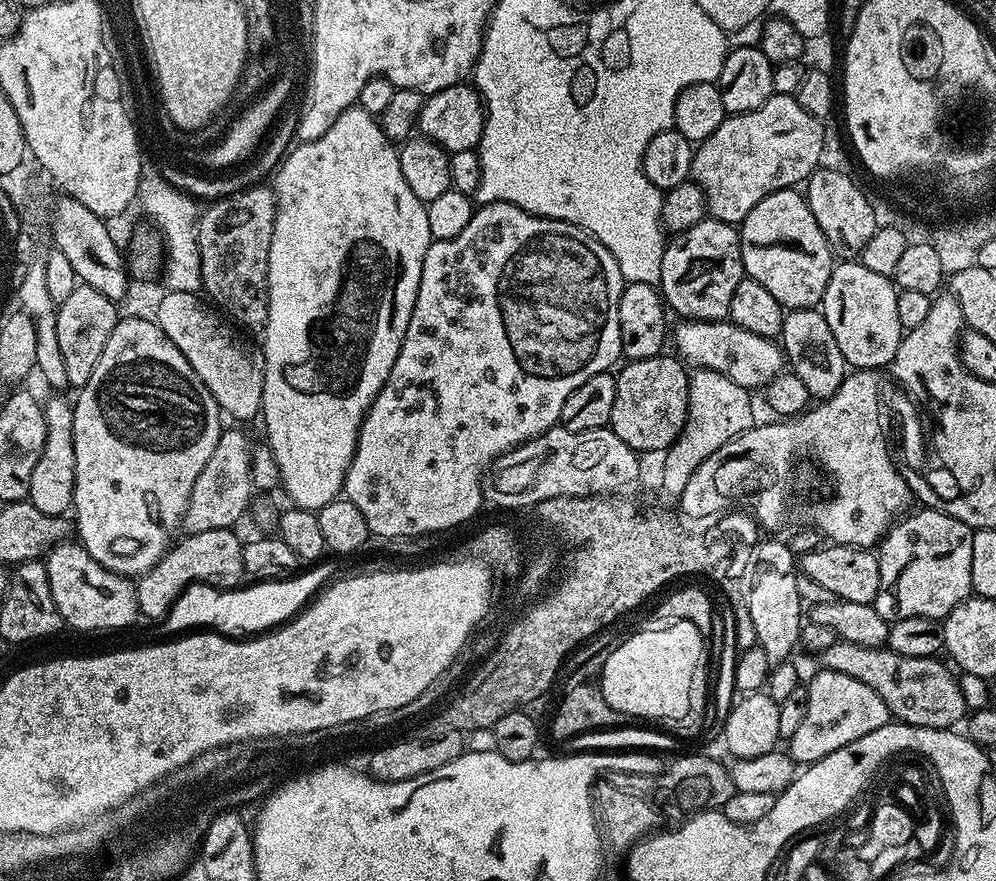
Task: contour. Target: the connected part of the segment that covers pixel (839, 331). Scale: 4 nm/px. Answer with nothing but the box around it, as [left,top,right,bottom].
[822,259,902,370]

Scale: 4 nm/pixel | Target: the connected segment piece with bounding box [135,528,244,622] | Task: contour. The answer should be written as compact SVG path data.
M219 528L202 530L193 536L185 535L184 540L177 539L155 568L135 581L140 616L160 622L168 615L177 598L192 584L211 581L211 576L228 576L236 571L239 573L244 567L242 540L234 533L232 528Z

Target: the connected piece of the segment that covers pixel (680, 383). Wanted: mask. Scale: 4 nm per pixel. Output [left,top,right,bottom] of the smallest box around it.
[610,354,689,454]

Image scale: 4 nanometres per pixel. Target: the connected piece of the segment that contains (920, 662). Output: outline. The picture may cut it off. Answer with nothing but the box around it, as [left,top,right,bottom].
[818,639,965,729]

